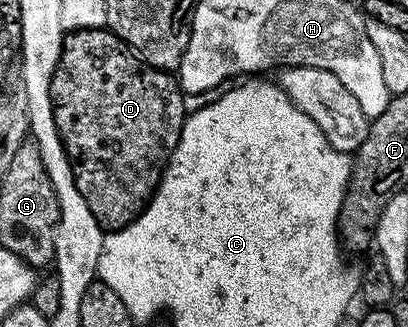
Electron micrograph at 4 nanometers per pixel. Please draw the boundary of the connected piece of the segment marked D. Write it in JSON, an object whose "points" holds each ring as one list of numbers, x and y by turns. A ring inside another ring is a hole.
{"points":[[73,30,65,37,62,56,52,77,54,120,76,177,78,192,105,232,131,224,148,206,184,127,186,95,169,71,143,66,117,34,103,30]]}

